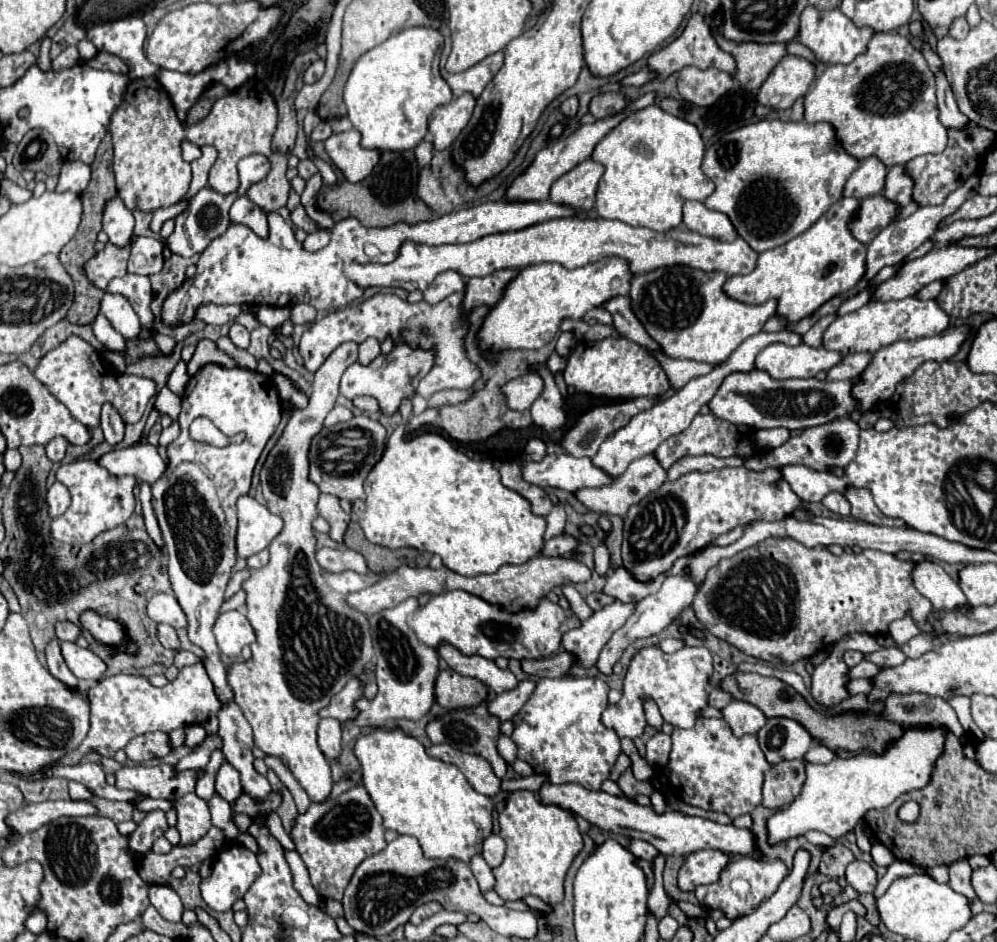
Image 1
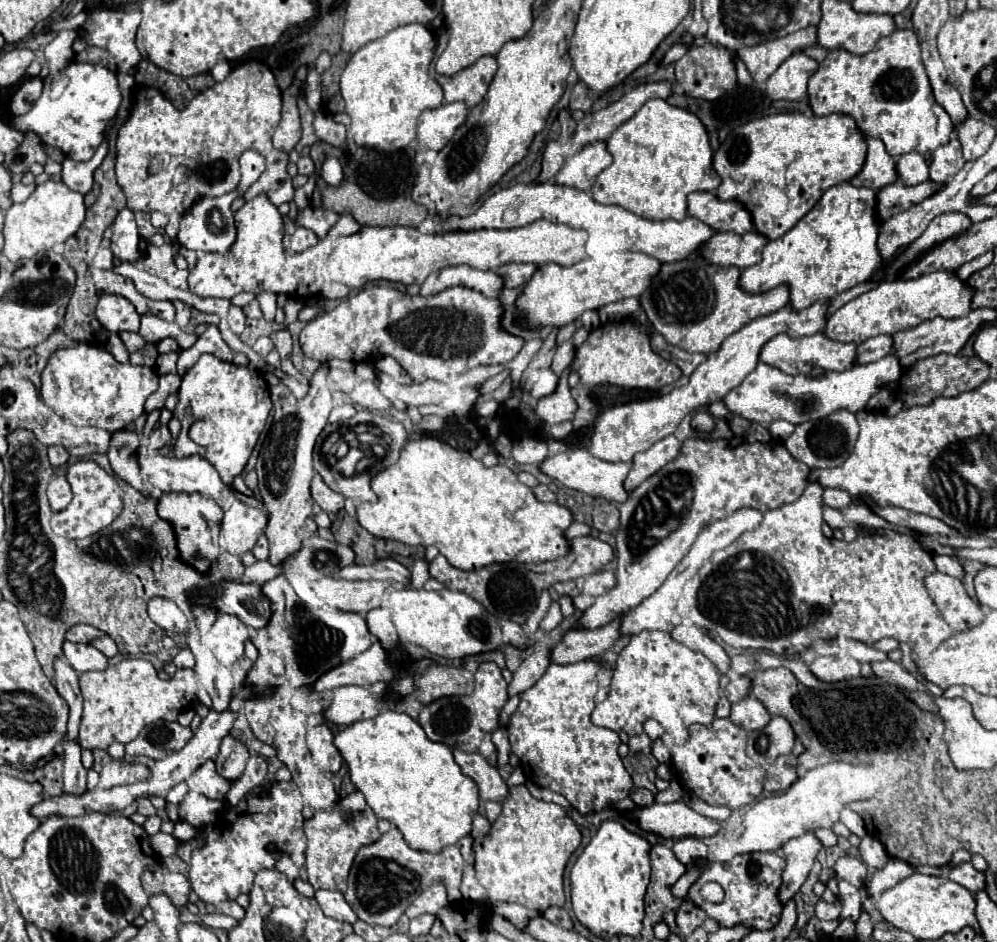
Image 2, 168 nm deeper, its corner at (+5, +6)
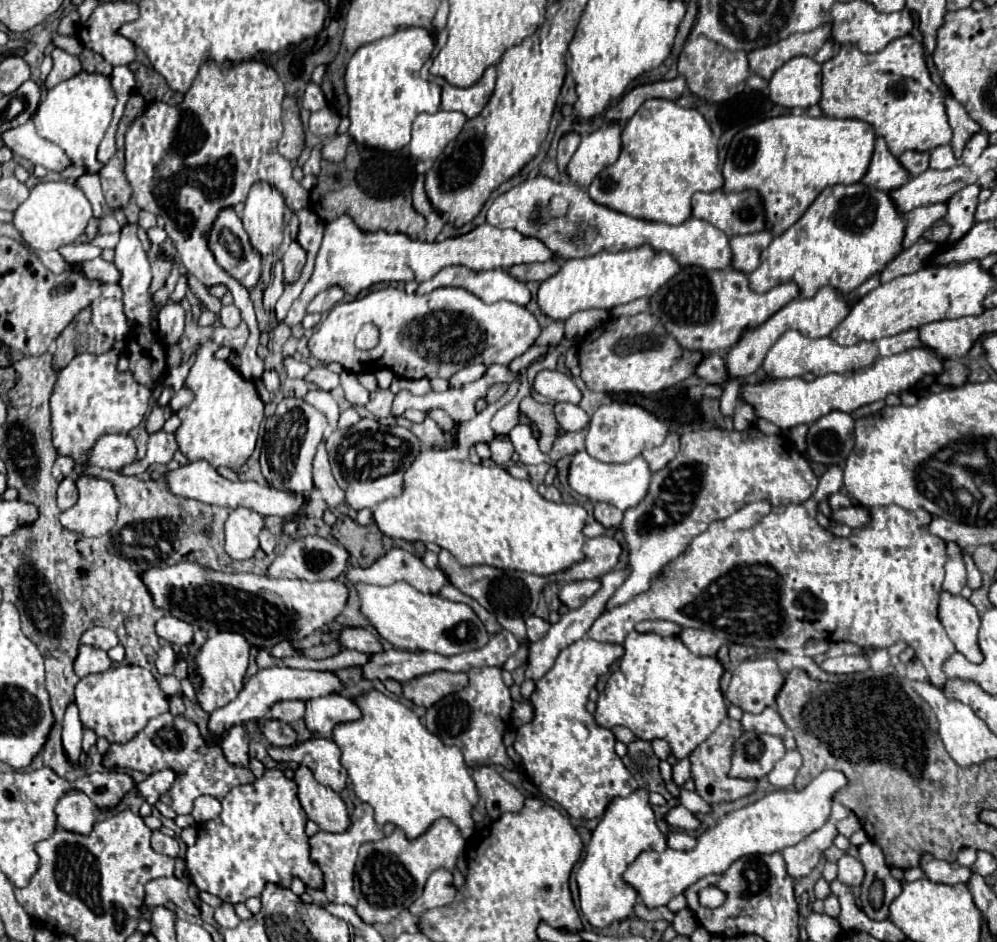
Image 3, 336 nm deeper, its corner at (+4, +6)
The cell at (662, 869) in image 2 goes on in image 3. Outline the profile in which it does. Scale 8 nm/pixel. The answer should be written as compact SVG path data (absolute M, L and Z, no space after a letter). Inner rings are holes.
M825 770L817 778L813 778L803 790L773 791L769 788L768 793L763 794L762 791L769 784L766 779L761 778L753 794L733 802L720 803L729 804L731 810L721 818L711 818L711 826L697 838L697 846L693 850L677 852L667 848L661 854L643 852L633 864L635 878L625 878L625 882L635 886L641 900L649 908L665 906L673 896L685 892L699 878L725 872L741 856L781 852L783 848L797 844L829 820L833 796L849 784L843 772Z

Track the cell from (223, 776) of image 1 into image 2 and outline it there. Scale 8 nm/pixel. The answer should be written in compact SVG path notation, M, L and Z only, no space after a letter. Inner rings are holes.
M228 734L224 740L222 740L222 746L220 746L220 754L216 756L216 768L218 768L218 774L220 776L226 776L228 780L236 780L242 776L244 772L244 766L246 766L246 760L248 760L248 750L244 748L244 744Z

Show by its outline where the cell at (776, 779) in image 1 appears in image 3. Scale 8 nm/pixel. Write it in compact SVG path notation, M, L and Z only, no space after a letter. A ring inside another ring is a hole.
M789 750L769 772L769 784L775 788L791 788L797 770L801 768L801 754L797 750Z

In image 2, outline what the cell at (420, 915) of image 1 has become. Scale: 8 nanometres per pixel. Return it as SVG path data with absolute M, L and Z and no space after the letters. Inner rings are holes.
M434 882L430 888L422 890L414 902L410 904L410 908L406 910L406 916L408 918L414 918L414 916L420 916L424 912L428 914L438 914L442 908L448 906L448 898L446 898L446 888L444 884L440 882Z

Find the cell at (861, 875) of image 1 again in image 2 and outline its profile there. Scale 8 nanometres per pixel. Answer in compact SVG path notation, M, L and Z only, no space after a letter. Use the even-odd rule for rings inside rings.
M842 856L838 858L836 866L834 866L834 872L838 878L862 888L866 884L866 876L868 876L868 868L866 864L860 860L860 858L854 858L854 856Z

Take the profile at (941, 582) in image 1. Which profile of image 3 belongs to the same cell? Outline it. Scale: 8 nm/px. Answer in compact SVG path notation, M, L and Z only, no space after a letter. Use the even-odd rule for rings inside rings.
M941 592L939 602L939 620L943 628L947 630L947 636L955 644L955 648L969 660L969 662L981 662L981 650L977 646L977 630L979 630L979 614L975 606L963 598L955 596L951 592Z

